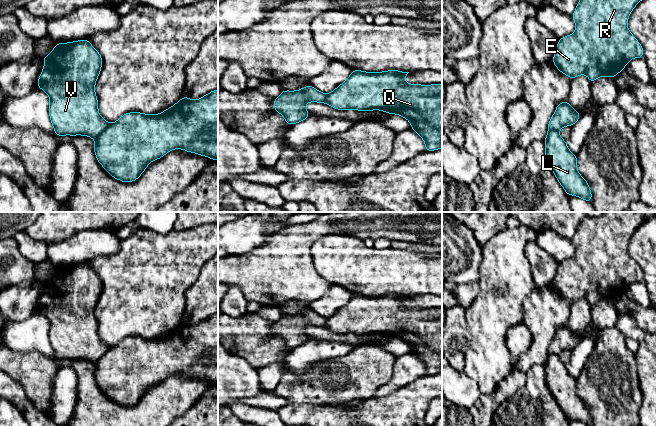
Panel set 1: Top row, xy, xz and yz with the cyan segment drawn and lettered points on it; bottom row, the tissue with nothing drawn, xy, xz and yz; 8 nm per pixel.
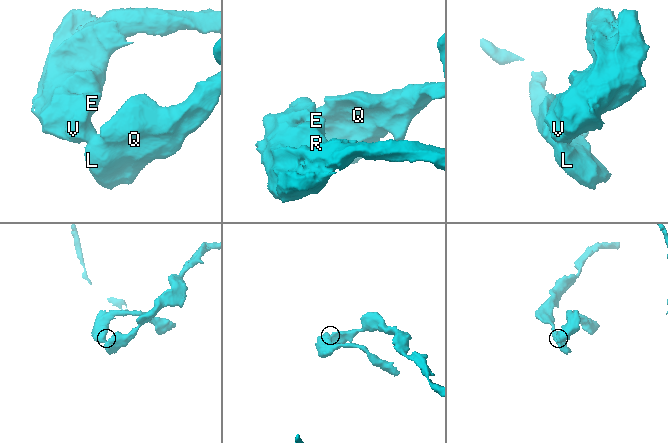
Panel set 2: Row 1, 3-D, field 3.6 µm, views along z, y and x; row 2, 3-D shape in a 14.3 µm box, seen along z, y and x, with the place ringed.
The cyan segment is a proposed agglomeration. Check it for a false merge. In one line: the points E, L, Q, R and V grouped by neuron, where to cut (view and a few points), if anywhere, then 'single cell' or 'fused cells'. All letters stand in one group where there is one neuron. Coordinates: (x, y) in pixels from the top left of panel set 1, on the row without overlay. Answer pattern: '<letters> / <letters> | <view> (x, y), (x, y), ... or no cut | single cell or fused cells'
E R V / L Q | xy (109, 348), (94, 362) | fused cells

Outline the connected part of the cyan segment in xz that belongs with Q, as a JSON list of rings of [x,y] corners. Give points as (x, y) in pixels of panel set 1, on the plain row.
[[[352,294],[348,303],[327,318],[326,328],[337,334],[382,334],[397,338],[411,347],[411,353],[425,365],[425,375],[442,372],[442,308],[405,307],[409,296],[389,294],[378,297]]]

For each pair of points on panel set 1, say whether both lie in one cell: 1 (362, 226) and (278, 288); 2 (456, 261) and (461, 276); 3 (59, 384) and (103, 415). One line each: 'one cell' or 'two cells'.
1: one cell
2: one cell
3: two cells

